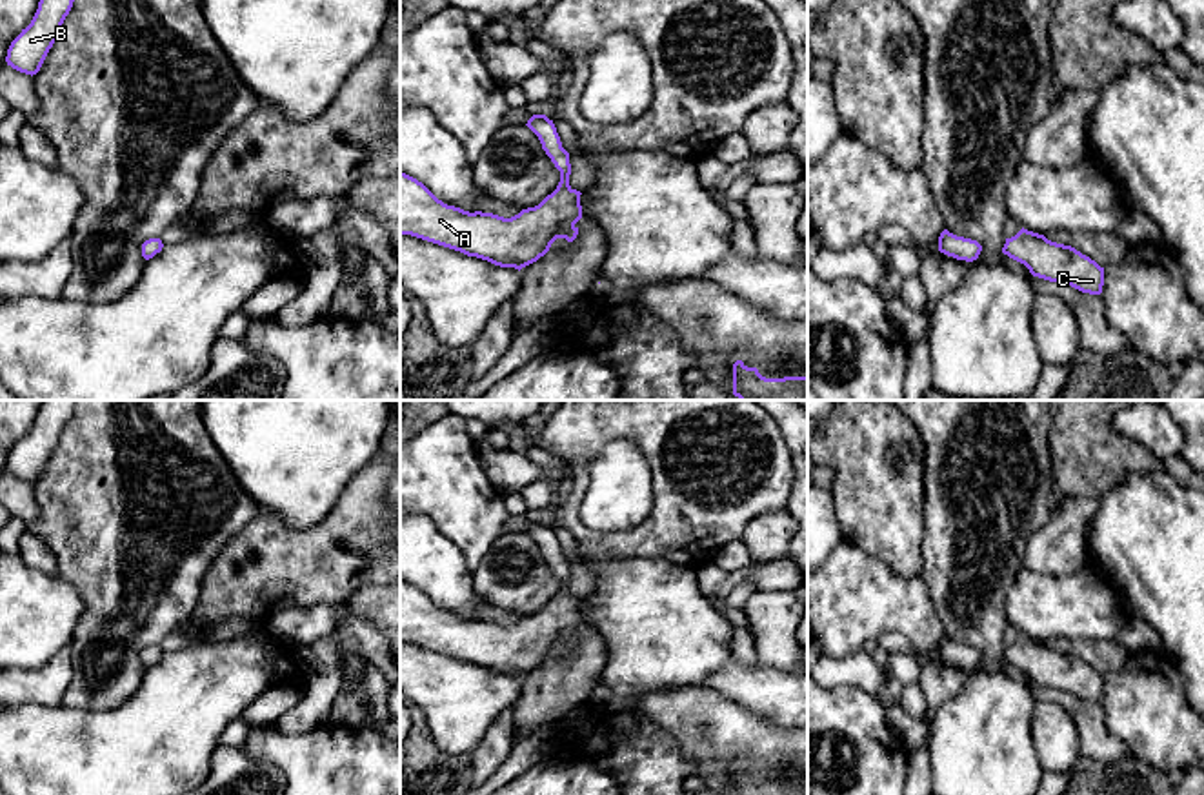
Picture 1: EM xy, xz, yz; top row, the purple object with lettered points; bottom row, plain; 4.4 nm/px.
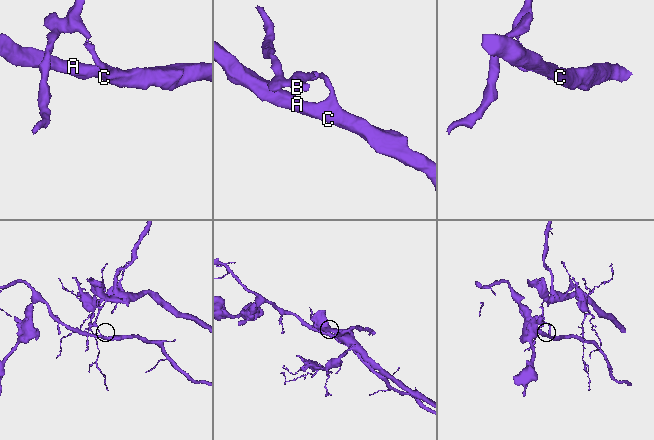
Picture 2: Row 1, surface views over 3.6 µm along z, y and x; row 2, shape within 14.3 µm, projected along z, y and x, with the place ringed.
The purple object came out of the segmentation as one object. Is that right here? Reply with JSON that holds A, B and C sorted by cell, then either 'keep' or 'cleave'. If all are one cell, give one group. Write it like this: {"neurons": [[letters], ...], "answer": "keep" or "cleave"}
{"neurons": [["A", "C"], ["B"]], "answer": "cleave"}

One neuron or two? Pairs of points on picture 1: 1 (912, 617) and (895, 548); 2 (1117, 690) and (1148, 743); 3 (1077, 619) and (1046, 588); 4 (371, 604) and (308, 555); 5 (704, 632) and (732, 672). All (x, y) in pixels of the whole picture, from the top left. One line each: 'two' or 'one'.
1: two
2: one
3: one
4: two
5: two

